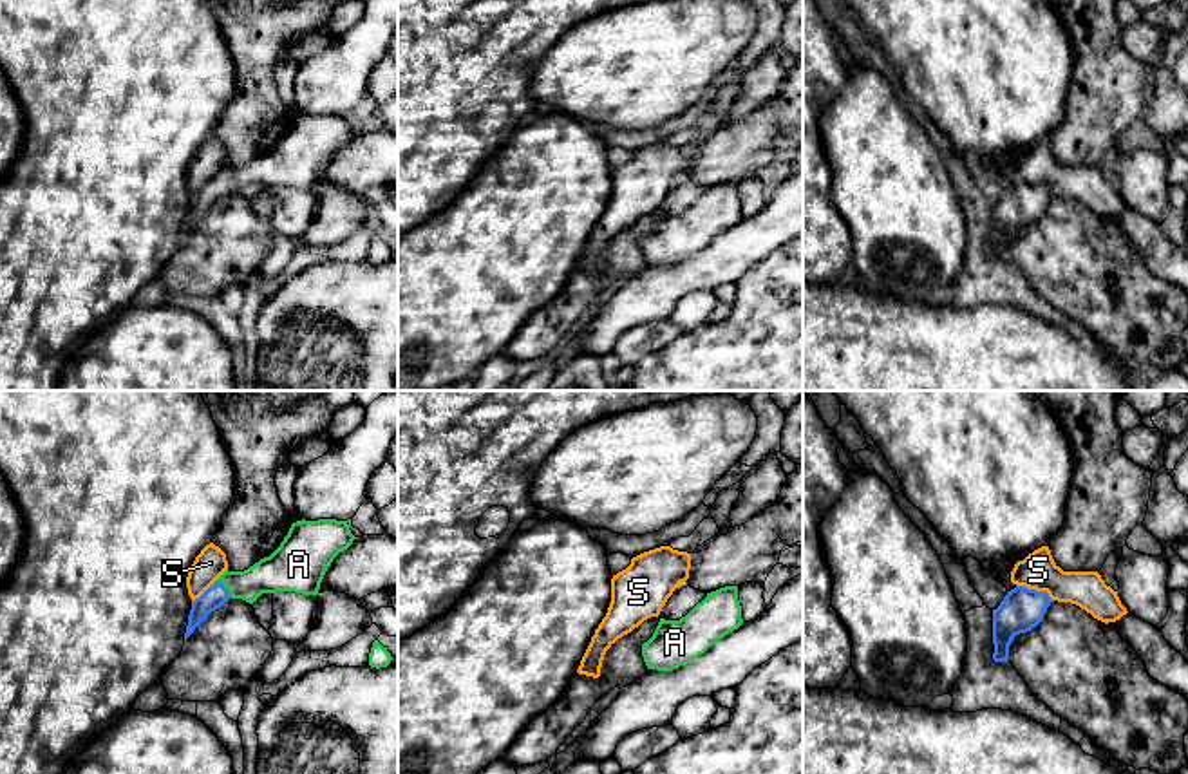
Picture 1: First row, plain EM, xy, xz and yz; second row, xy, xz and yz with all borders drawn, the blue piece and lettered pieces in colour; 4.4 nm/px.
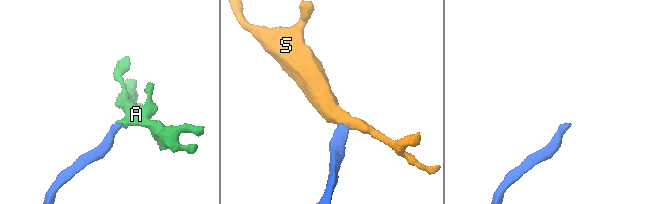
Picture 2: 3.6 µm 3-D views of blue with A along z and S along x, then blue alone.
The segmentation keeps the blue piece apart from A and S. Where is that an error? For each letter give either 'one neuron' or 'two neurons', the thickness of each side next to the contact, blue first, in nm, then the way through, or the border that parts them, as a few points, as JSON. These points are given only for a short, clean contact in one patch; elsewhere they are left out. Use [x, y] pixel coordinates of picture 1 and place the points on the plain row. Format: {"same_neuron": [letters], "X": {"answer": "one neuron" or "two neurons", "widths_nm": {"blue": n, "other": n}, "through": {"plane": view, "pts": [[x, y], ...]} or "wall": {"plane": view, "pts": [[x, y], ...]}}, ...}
{"same_neuron": ["A"], "A": {"answer": "one neuron", "widths_nm": {"blue": 100, "other": 160}, "through": {"plane": "xy", "pts": [[216, 190], [223, 181], [250, 179], [277, 167]]}}, "S": {"answer": "two neurons", "widths_nm": {"blue": 190, "other": 160}, "wall": {"plane": "yz", "pts": [[1017, 179], [1044, 185], [1051, 196]]}}}

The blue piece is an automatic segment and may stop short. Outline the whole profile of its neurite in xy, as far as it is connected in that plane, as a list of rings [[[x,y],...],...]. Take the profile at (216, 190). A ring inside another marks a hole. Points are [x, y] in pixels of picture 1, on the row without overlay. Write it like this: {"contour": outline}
{"contour": [[[318,114],[291,119],[280,141],[244,166],[224,166],[192,197],[184,235],[217,203],[230,194],[253,199],[262,188],[295,186],[318,190],[320,177],[333,154],[356,132],[347,116]]]}

